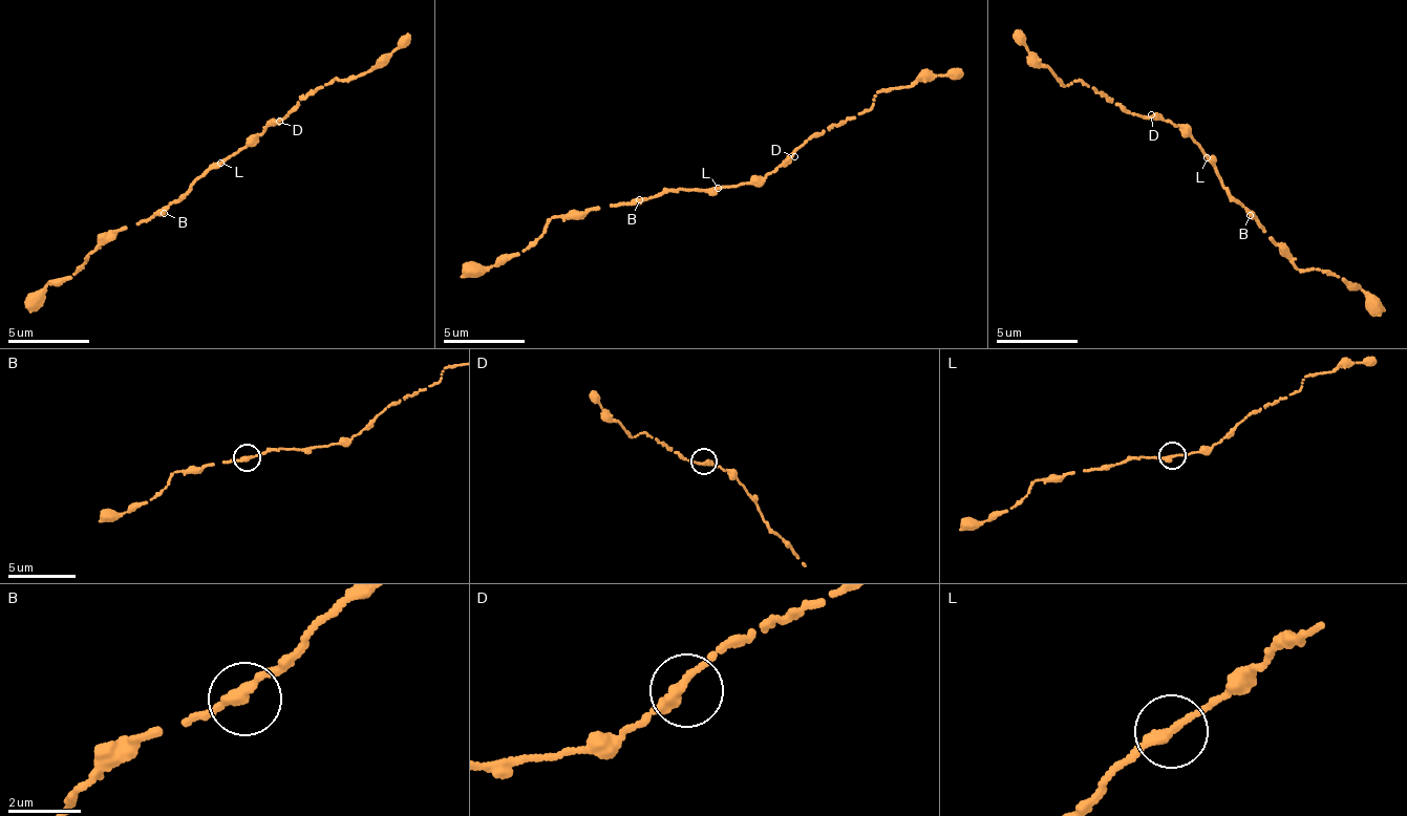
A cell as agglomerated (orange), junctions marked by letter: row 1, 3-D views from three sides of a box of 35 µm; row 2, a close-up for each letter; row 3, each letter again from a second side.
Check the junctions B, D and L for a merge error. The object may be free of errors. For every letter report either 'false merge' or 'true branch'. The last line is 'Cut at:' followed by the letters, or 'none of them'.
B: true branch
D: true branch
L: true branch
Cut at: none of them

